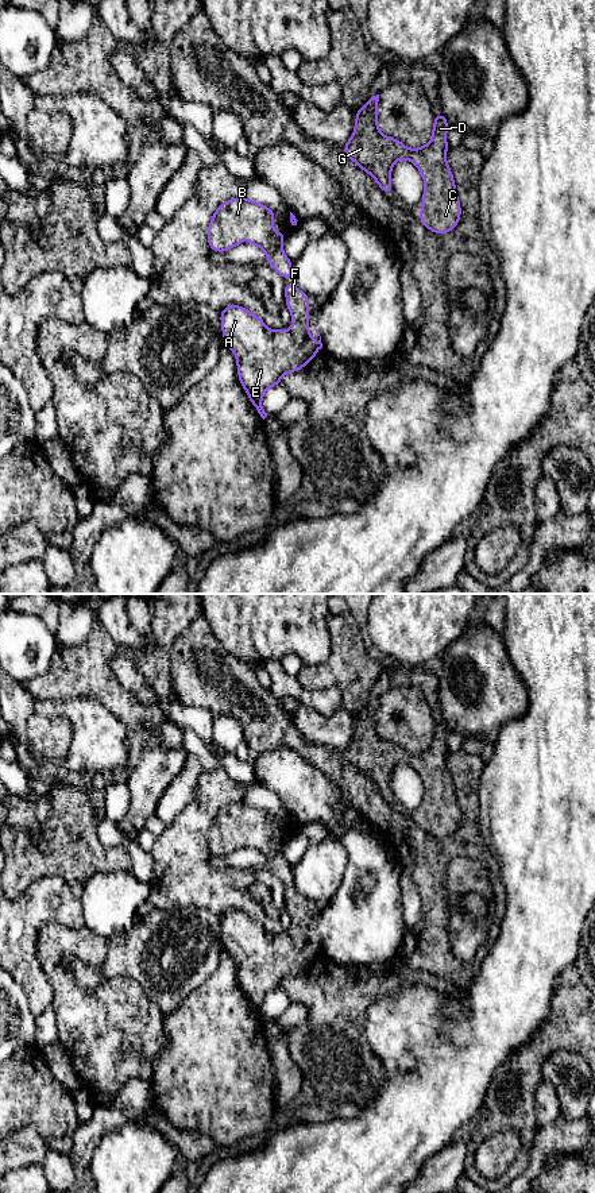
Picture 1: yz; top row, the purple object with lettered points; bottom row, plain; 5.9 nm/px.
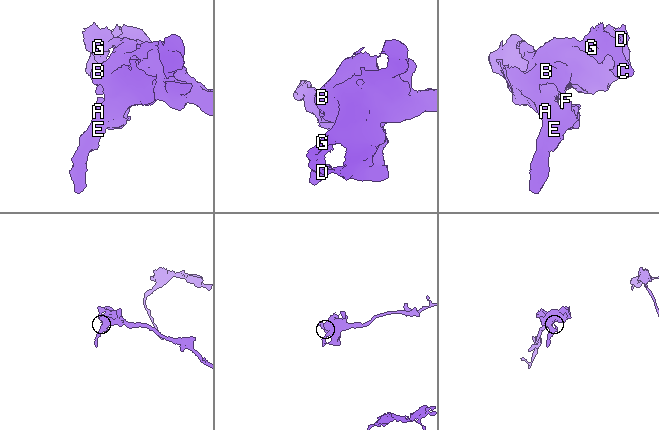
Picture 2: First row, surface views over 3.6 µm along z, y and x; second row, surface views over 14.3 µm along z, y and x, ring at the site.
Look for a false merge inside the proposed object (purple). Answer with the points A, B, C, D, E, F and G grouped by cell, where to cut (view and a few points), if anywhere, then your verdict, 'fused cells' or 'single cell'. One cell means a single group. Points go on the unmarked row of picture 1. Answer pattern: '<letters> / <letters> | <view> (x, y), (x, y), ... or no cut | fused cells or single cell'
A B C D E F G | no cut | single cell

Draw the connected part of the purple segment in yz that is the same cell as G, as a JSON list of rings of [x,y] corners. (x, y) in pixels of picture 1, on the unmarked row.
[[[379,699],[368,703],[356,715],[353,738],[344,748],[345,761],[368,777],[383,798],[393,798],[390,781],[398,764],[414,768],[425,787],[420,827],[440,839],[453,835],[460,825],[461,811],[452,775],[445,762],[449,753],[447,722],[443,718],[434,719],[432,745],[413,754],[379,736],[378,706]]]

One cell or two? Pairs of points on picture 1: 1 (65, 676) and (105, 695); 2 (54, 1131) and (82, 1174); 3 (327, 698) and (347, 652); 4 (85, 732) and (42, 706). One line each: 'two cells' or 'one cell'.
1: one cell
2: two cells
3: two cells
4: one cell

